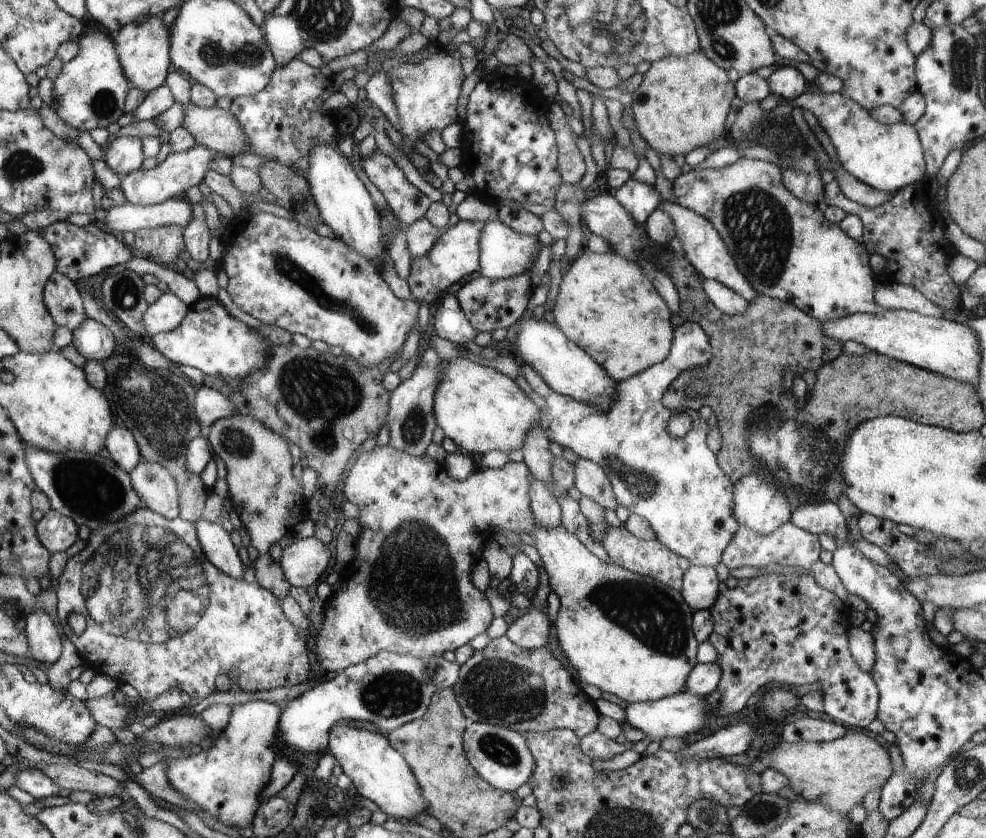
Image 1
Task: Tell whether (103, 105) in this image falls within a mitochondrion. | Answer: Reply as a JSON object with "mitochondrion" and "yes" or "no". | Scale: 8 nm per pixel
{"mitochondrion":"yes"}

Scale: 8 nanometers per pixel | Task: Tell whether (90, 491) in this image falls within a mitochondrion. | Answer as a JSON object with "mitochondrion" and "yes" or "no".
{"mitochondrion":"yes"}

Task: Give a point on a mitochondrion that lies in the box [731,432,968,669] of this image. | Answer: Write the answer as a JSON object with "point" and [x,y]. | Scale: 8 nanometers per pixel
{"point":[798,468]}

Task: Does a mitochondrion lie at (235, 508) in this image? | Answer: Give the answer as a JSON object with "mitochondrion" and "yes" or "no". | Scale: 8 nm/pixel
{"mitochondrion":"no"}

